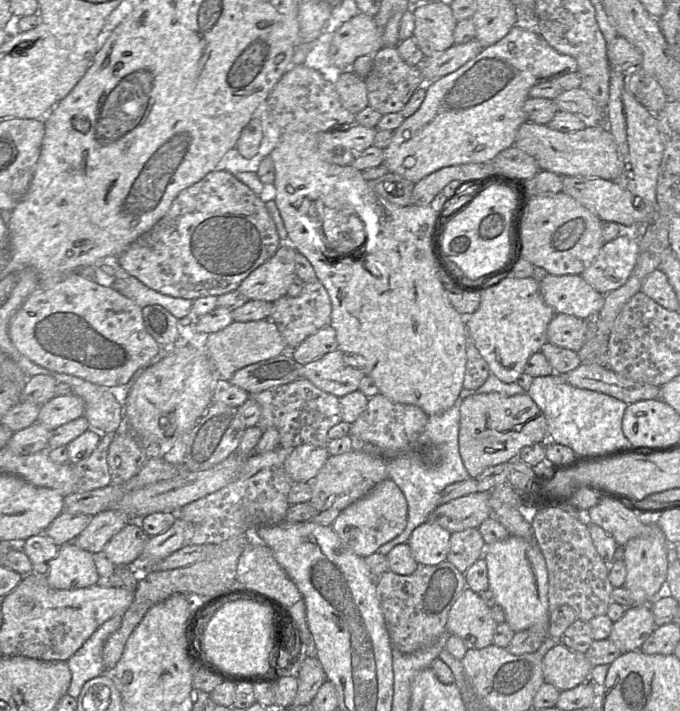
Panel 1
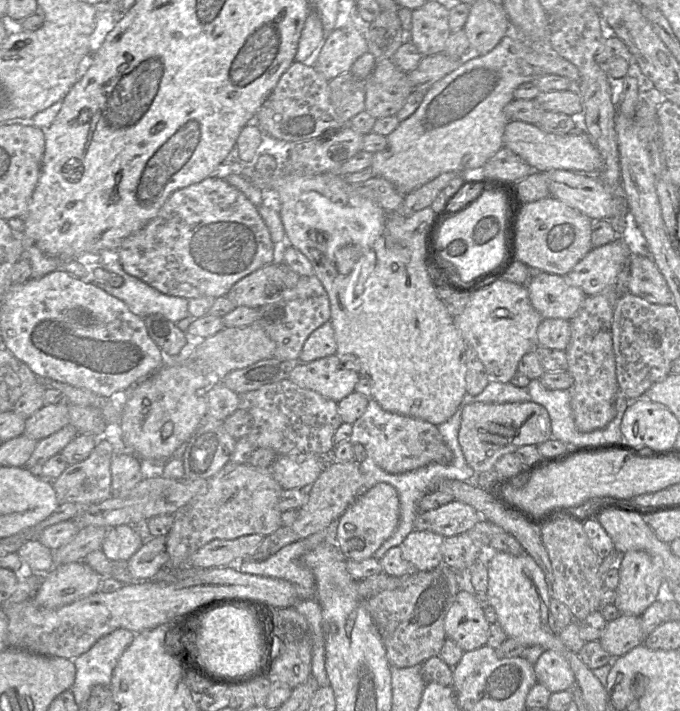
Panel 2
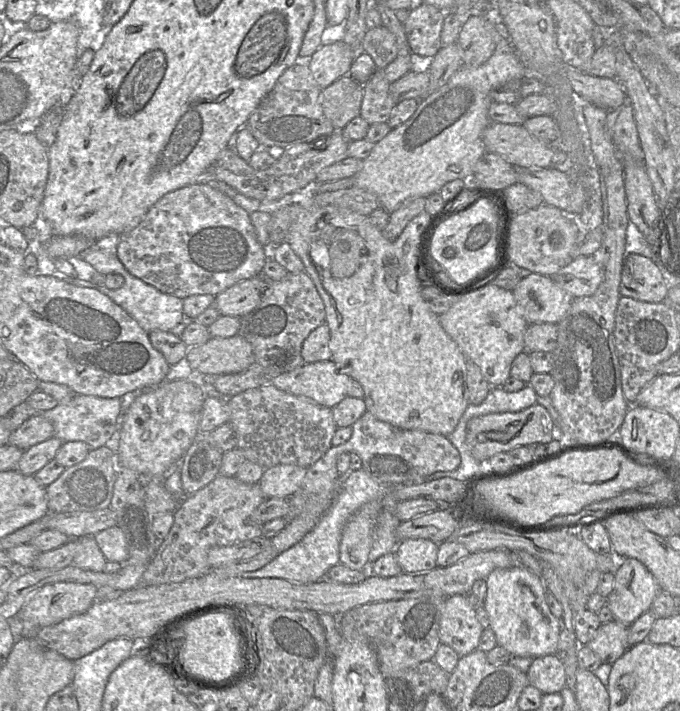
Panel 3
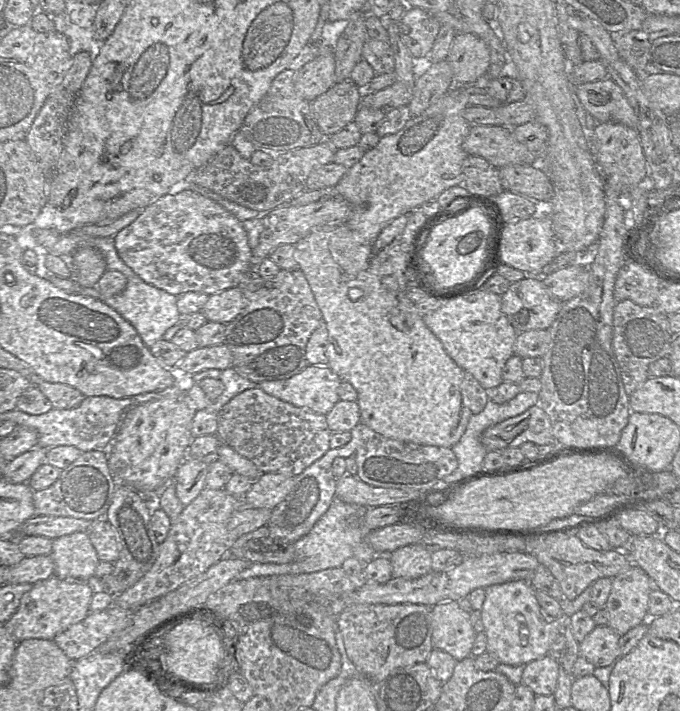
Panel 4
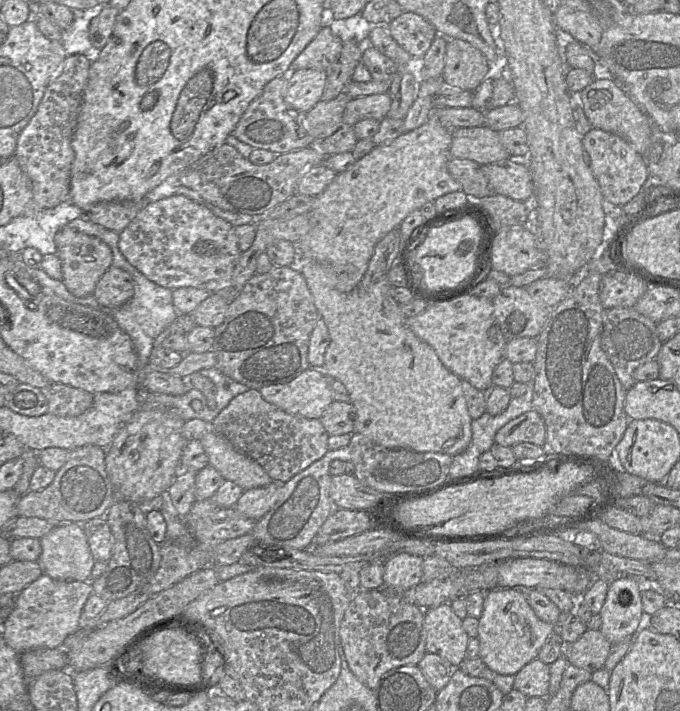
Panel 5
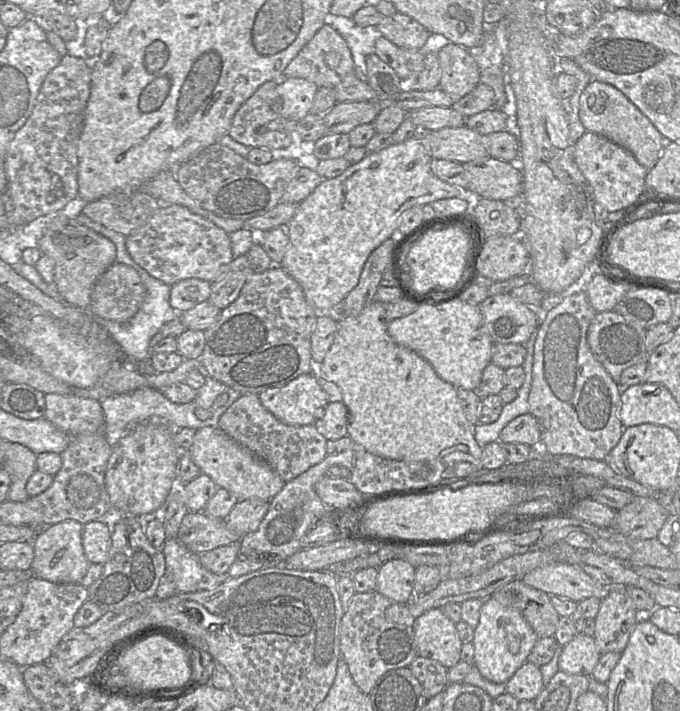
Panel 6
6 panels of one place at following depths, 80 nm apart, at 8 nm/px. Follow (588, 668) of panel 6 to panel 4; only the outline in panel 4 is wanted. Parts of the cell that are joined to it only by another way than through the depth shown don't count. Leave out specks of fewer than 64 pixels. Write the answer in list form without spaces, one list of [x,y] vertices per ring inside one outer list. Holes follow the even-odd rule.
[[[608,625],[596,626],[579,643],[579,656],[584,657],[595,668],[611,666],[620,657],[620,638]]]

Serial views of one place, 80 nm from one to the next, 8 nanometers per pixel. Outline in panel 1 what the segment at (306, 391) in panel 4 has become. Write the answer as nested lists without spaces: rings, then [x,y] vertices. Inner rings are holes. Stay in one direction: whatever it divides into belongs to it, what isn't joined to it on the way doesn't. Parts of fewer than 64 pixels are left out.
[[[337,349],[302,365],[300,378],[309,380],[320,390],[338,398],[358,390],[365,373],[362,369],[347,365],[343,355],[344,352]]]

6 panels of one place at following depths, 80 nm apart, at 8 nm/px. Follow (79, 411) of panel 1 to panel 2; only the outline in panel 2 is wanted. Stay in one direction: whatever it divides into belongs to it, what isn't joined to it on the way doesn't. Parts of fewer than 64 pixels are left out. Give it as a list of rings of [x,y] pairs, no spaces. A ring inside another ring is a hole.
[[[65,400],[43,405],[26,419],[23,434],[39,441],[69,424],[68,404]]]

